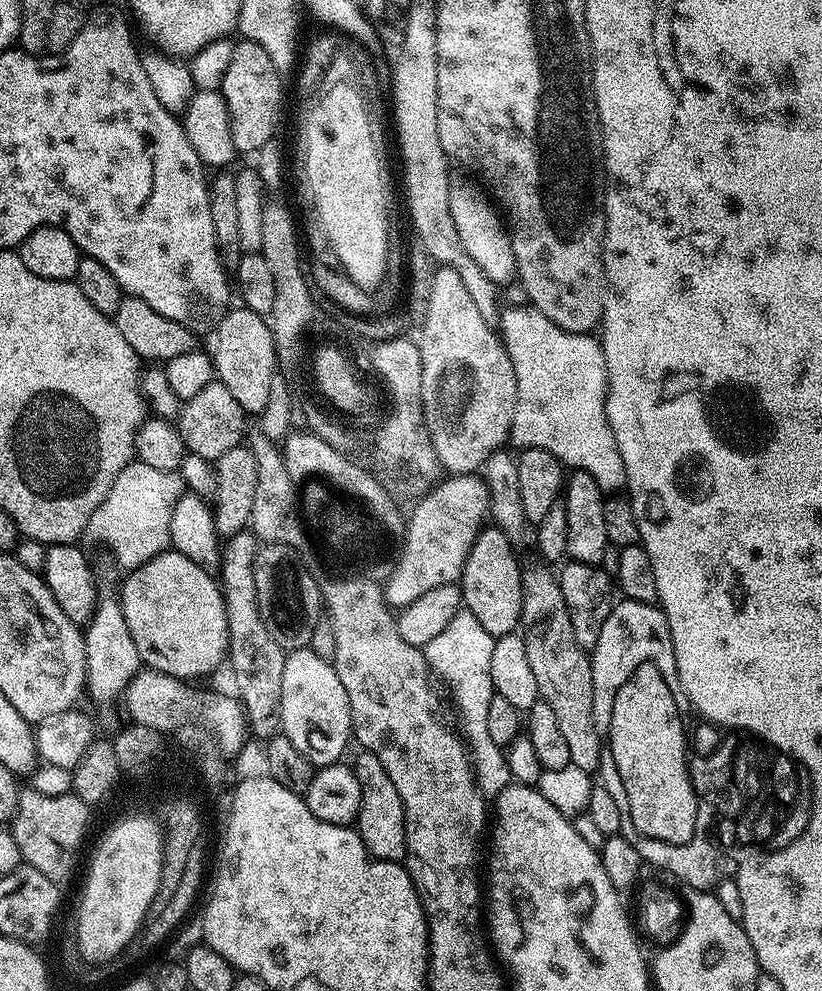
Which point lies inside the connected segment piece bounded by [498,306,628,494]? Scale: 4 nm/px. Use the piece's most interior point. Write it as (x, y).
(561, 378)

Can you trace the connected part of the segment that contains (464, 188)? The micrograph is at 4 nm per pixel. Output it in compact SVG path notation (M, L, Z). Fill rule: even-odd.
M457 179L451 183L450 215L454 217L454 226L458 229L458 238L462 238L462 246L466 246L466 254L474 258L477 266L482 266L482 274L486 274L486 278L493 280L497 286L504 286L511 280L513 283L517 275L512 238L497 205L479 183L476 185L468 180Z

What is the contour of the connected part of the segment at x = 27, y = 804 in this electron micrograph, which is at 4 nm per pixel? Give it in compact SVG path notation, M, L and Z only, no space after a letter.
M25 787L10 821L10 831L20 851L21 861L57 882L64 882L76 864L76 851L84 840L90 812L89 805L84 804L82 798L67 795L51 796L48 792Z

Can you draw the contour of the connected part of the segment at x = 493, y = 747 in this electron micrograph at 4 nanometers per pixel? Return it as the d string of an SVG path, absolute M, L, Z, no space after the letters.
M462 610L454 614L450 626L446 626L442 634L437 634L422 649L428 659L431 675L437 681L444 680L453 702L456 703L456 716L460 719L458 732L470 757L474 783L480 795L485 798L495 798L503 788L513 783L505 749L495 744L490 738L490 730L486 730L486 717L494 695L490 658L493 657L496 639L497 637L486 634L486 630L478 623L478 618L474 618L474 614Z

